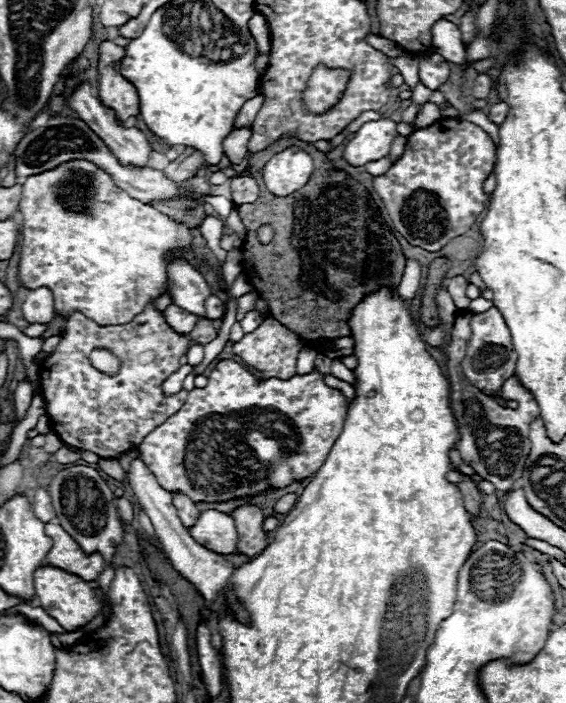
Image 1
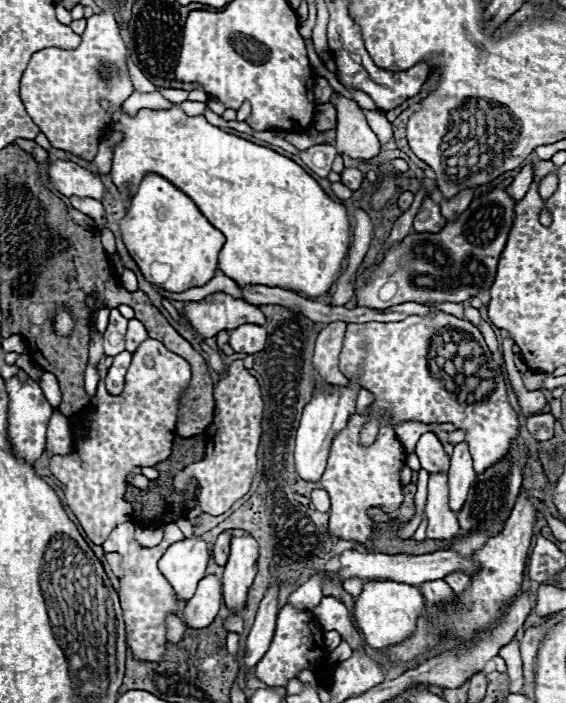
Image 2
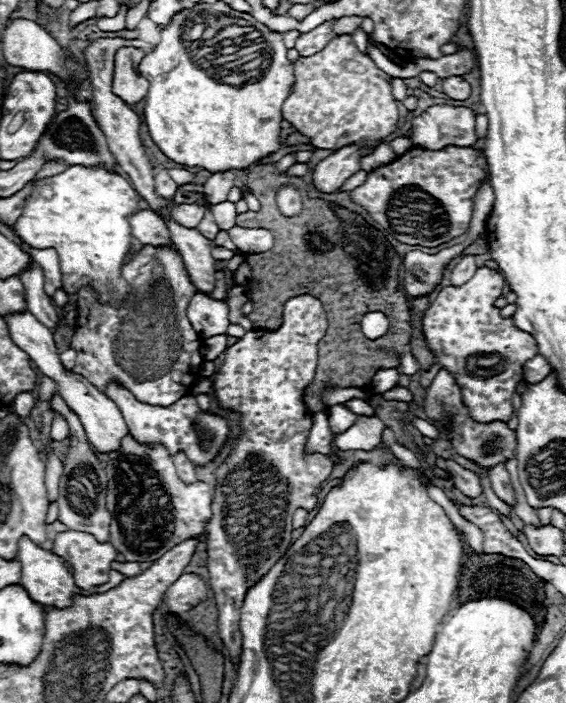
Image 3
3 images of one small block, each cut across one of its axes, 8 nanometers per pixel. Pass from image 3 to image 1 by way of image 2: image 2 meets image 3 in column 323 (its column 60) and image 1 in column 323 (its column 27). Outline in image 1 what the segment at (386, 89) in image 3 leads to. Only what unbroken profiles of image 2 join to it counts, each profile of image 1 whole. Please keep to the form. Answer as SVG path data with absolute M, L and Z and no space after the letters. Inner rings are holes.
M316 68L314 76L308 82L308 88L304 92L306 96L306 106L312 112L324 112L326 108L334 106L348 82L348 72L346 70L326 70L326 68Z

